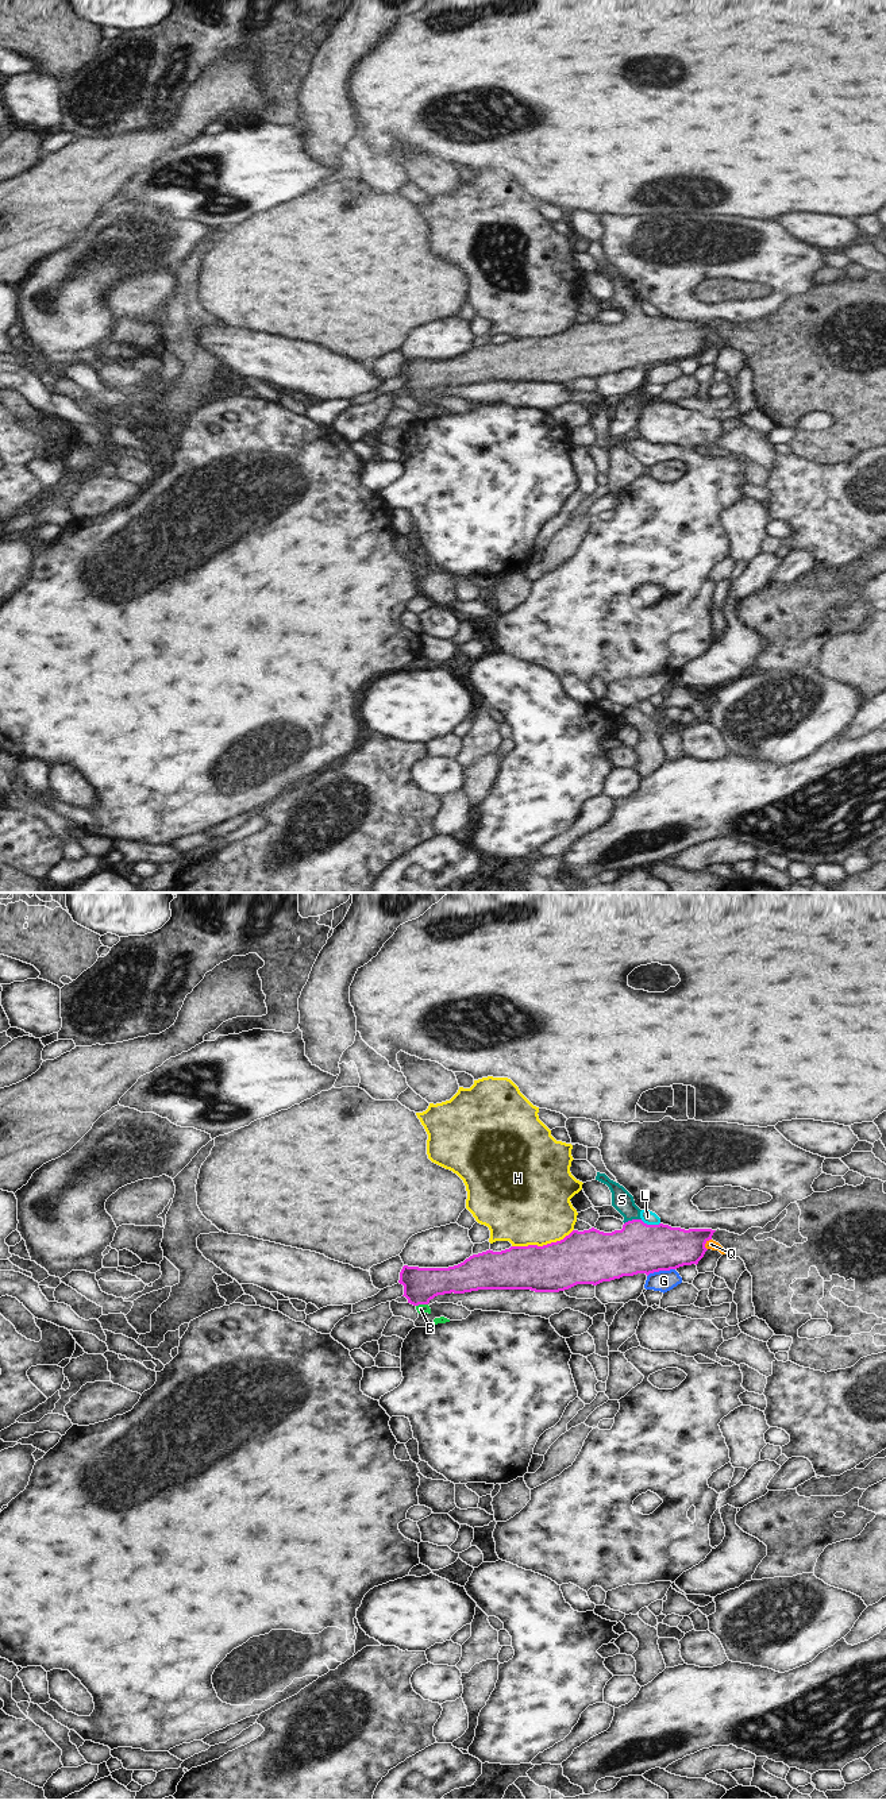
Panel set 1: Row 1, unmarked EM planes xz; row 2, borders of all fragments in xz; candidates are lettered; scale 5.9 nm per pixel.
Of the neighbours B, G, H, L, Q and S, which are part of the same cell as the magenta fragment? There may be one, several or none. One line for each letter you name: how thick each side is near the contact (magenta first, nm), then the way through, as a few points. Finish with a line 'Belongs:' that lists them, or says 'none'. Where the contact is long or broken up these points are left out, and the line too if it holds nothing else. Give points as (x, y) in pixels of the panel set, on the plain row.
B: 200 nm thick on the magenta side, 50 nm on the other; runs through xz (420, 377), (422, 396), (420, 401)
S: 300 nm thick on the magenta side, 120 nm on the other; runs through xz (638, 340), (632, 312), (631, 304), (621, 292)
Belongs: B, S

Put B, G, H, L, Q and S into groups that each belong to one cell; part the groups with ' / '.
B S / G / H / L / Q

